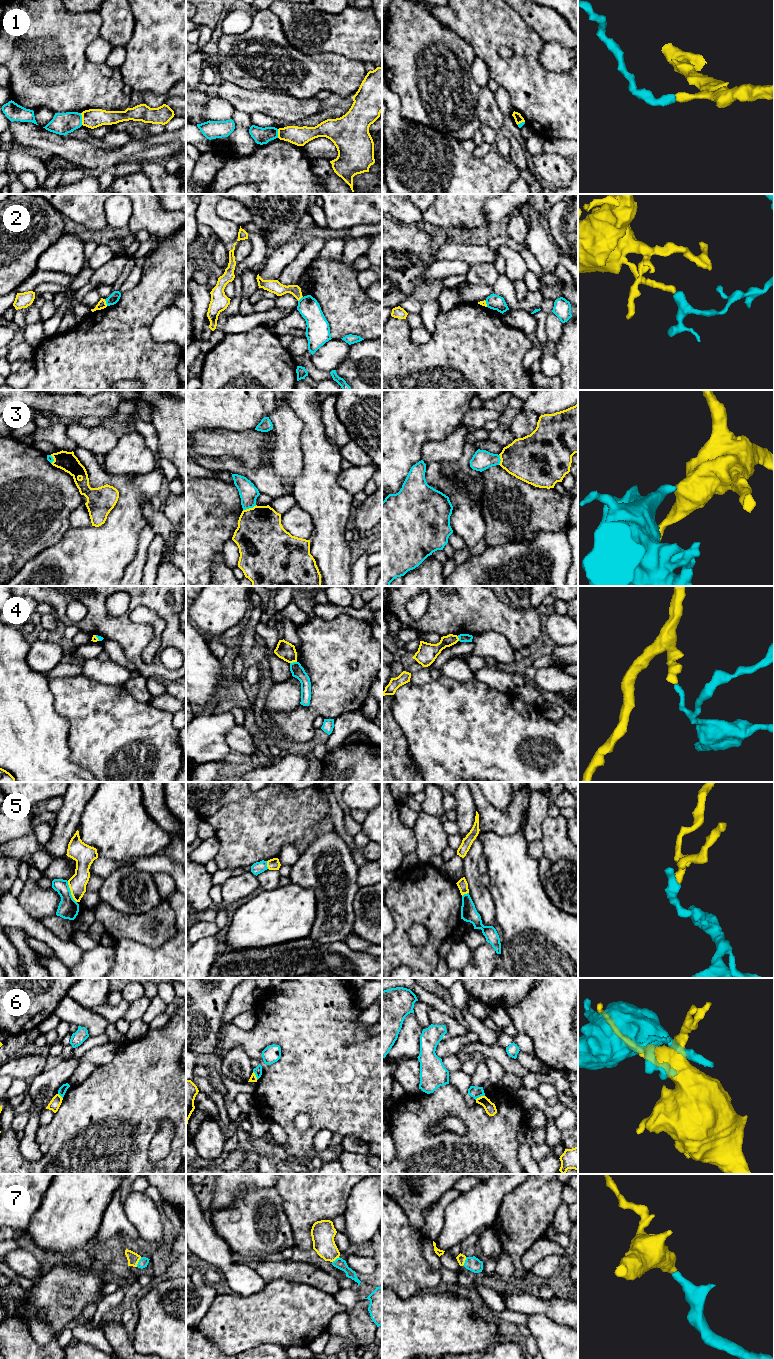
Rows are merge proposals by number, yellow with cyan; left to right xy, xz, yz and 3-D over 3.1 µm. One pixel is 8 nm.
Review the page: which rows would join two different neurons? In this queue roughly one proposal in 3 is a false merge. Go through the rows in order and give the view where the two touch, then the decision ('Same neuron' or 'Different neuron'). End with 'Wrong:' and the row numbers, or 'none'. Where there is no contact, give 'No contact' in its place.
1: Touches yellow in xy. Different neuron
2: Touches yellow in xy. Different neuron
3: Touches yellow in xz. Different neuron
4: Touches yellow in xz. Different neuron
5: Touches yellow in xy. Different neuron
6: Touches yellow in yz. Different neuron
7: Touches yellow in xy. Same neuron
Wrong: 1, 2, 3, 4, 5, 6

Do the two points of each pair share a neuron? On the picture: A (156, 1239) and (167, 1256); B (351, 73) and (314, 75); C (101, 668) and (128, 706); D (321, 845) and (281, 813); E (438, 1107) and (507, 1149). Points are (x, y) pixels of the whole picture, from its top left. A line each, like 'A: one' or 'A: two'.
A: two
B: one
C: two
D: two
E: one

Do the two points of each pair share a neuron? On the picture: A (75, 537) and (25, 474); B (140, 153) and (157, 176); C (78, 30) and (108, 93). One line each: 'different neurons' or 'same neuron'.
A: different neurons
B: different neurons
C: same neuron

